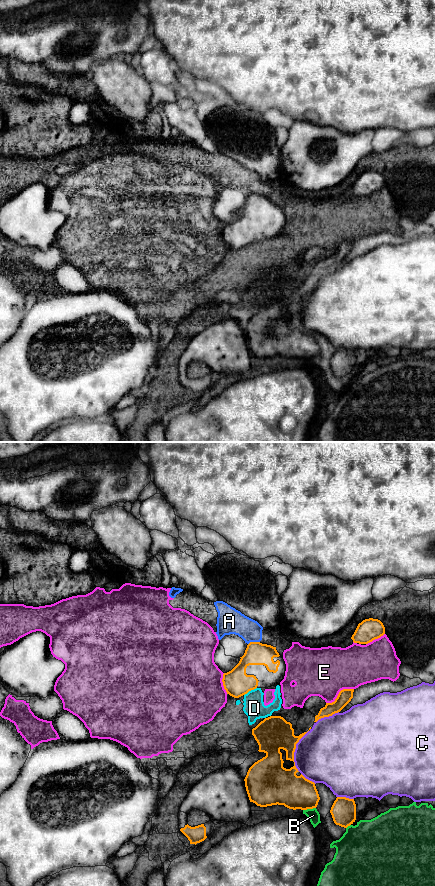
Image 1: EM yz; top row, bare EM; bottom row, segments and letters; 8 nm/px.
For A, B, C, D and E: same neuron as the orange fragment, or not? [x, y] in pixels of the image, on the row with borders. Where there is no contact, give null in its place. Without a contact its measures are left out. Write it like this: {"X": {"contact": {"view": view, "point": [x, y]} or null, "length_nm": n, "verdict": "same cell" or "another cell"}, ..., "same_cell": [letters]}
{"A": {"contact": {"view": "yz", "point": [253, 642]}, "length_nm": 100, "verdict": "another cell"}, "B": {"contact": {"view": "yz", "point": [309, 808]}, "length_nm": 110, "verdict": "another cell"}, "C": {"contact": {"view": "yz", "point": [294, 750]}, "length_nm": 360, "verdict": "another cell"}, "D": {"contact": {"view": "yz", "point": [250, 690]}, "length_nm": 120, "verdict": "another cell"}, "E": {"contact": {"view": "yz", "point": [339, 693]}, "length_nm": 260, "verdict": "another cell"}, "same_cell": []}

